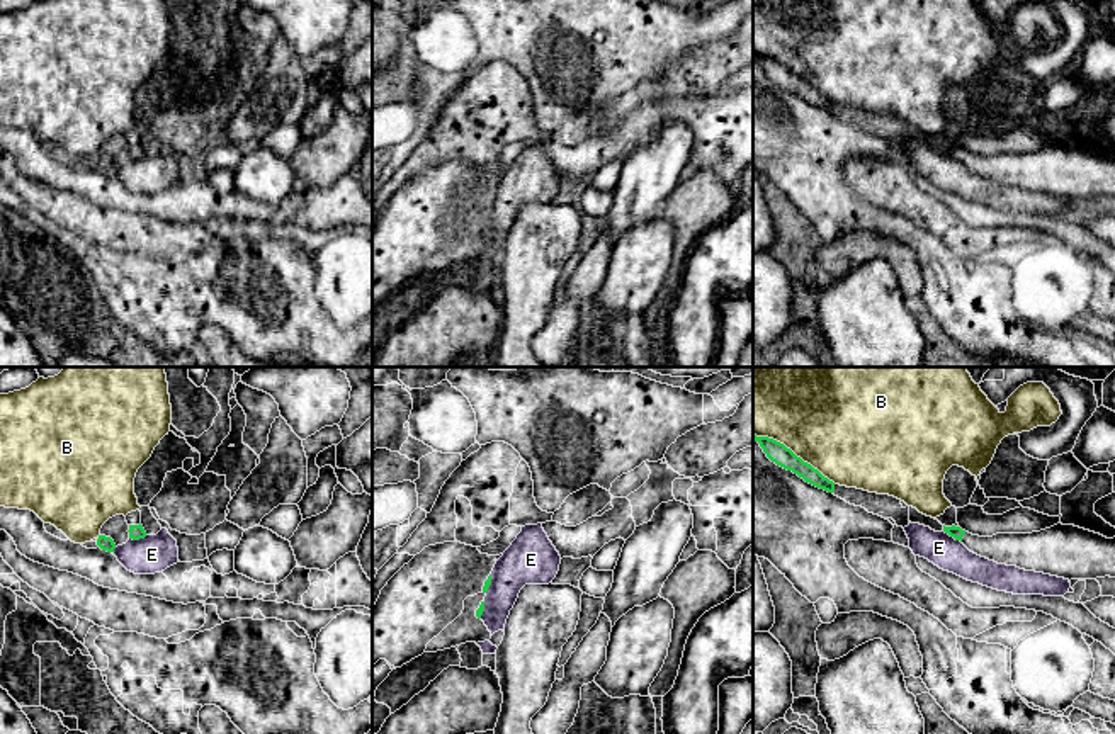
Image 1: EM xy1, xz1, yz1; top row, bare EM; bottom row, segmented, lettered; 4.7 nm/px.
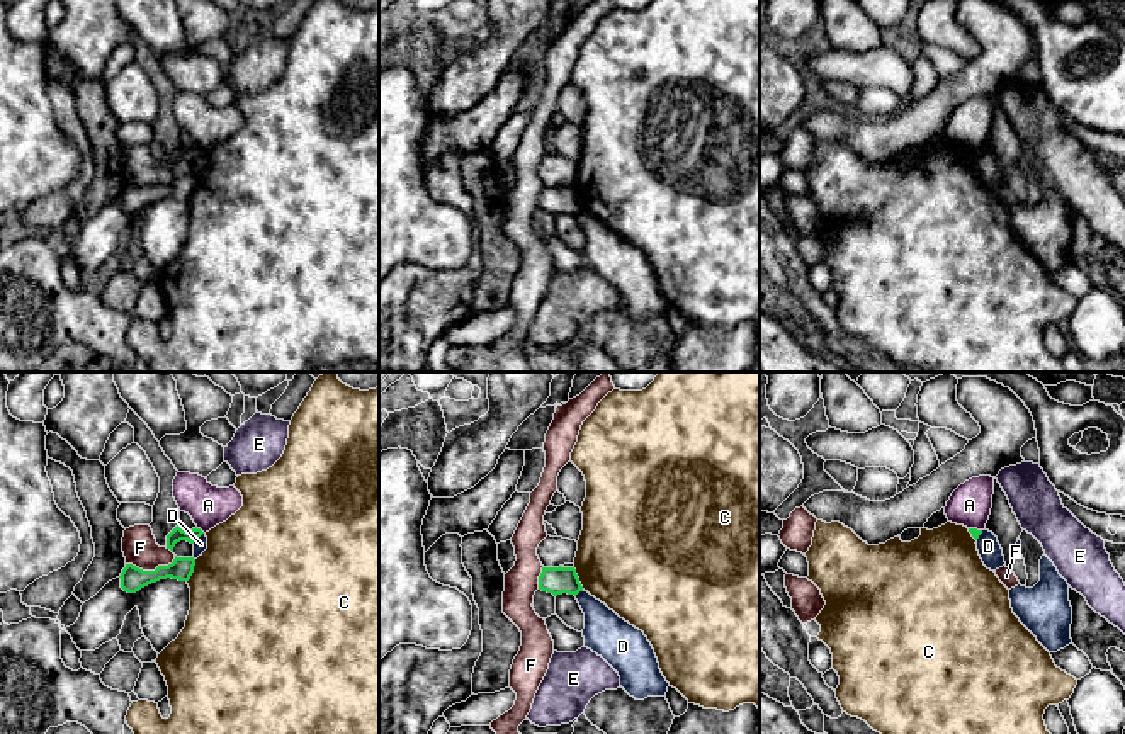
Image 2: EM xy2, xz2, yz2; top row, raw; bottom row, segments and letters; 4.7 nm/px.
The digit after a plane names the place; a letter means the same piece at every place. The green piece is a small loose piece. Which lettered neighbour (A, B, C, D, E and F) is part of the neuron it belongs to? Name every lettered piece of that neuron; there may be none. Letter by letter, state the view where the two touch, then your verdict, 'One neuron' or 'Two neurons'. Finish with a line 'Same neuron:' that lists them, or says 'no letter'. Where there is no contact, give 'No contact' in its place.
A: Touches green in xy2. Two neurons
B: Touches green in yz1. Two neurons
C: Touches green in xy2. Two neurons
D: Touches green in xy2. Two neurons
E: Touches green in yz1. Two neurons
F: Touches green in xy2. Two neurons
Same neuron: no letter

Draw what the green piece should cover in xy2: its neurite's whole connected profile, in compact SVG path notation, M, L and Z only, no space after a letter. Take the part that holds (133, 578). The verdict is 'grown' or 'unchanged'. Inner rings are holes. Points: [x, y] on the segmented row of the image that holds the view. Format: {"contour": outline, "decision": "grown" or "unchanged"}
{"contour": "M177 557L168 566L158 566L155 571L143 571L133 564L126 564L121 573L121 588L127 593L136 593L141 588L156 583L160 579L178 579L189 581L194 573L195 559L194 557Z", "decision": "unchanged"}

